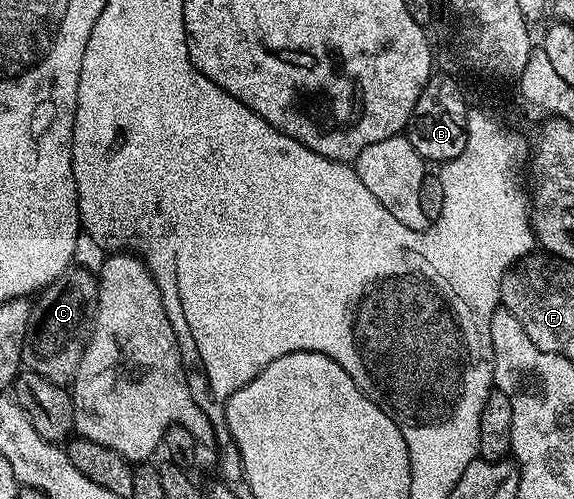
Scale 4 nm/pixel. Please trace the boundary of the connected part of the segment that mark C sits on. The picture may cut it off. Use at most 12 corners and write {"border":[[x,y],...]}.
{"border":[[73,265],[39,292],[20,362],[76,378],[96,320],[97,276]]}

